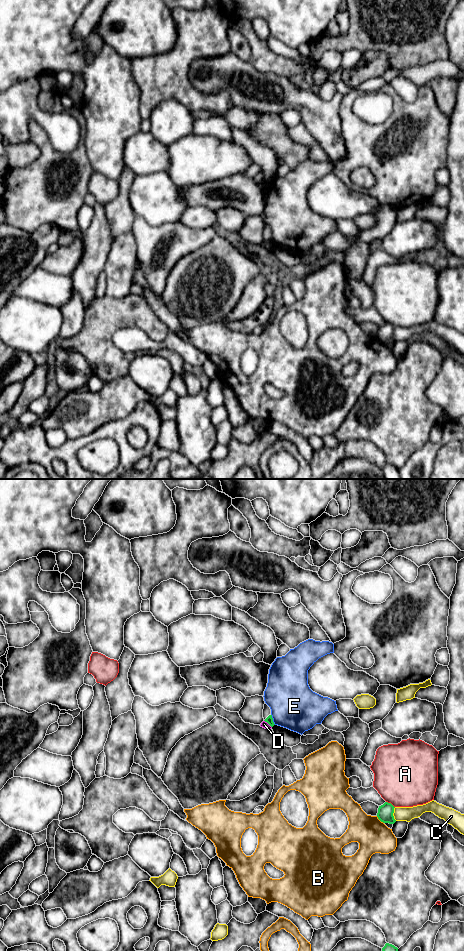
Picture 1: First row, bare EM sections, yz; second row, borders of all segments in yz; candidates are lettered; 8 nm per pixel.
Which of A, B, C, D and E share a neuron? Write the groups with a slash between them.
A / B / C / D / E

